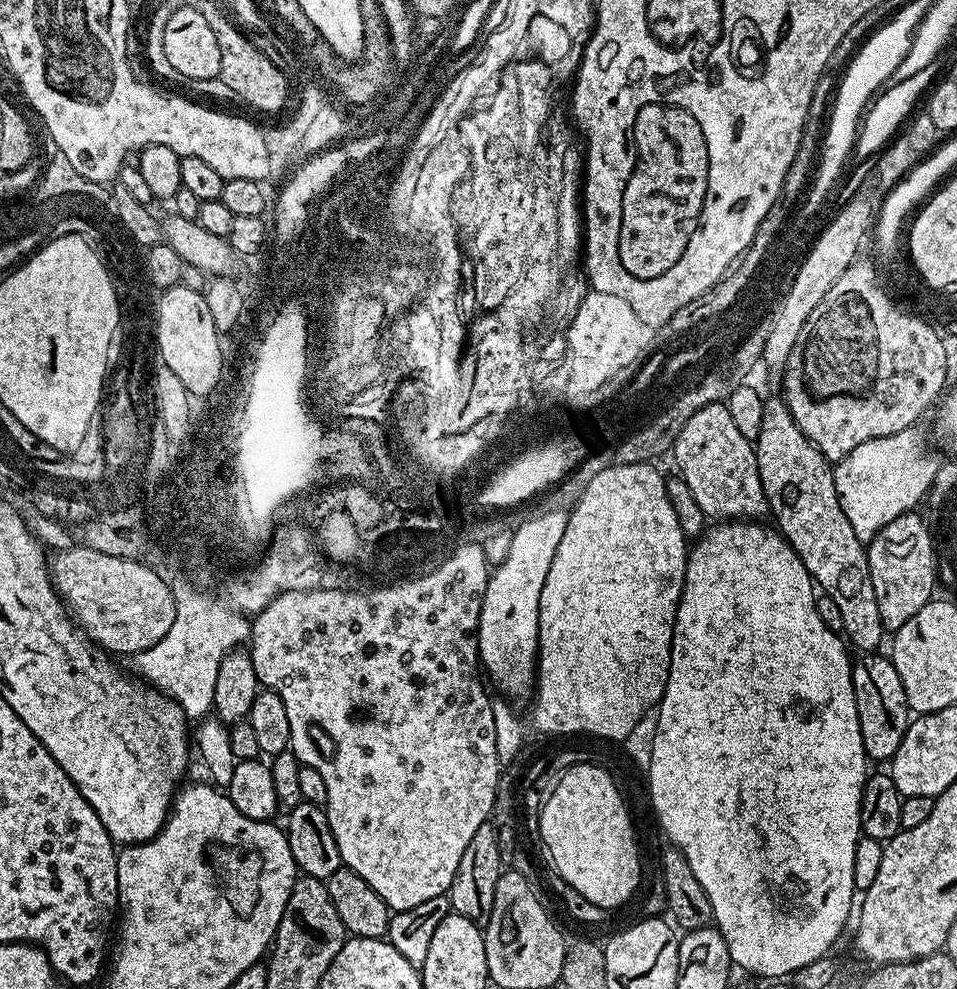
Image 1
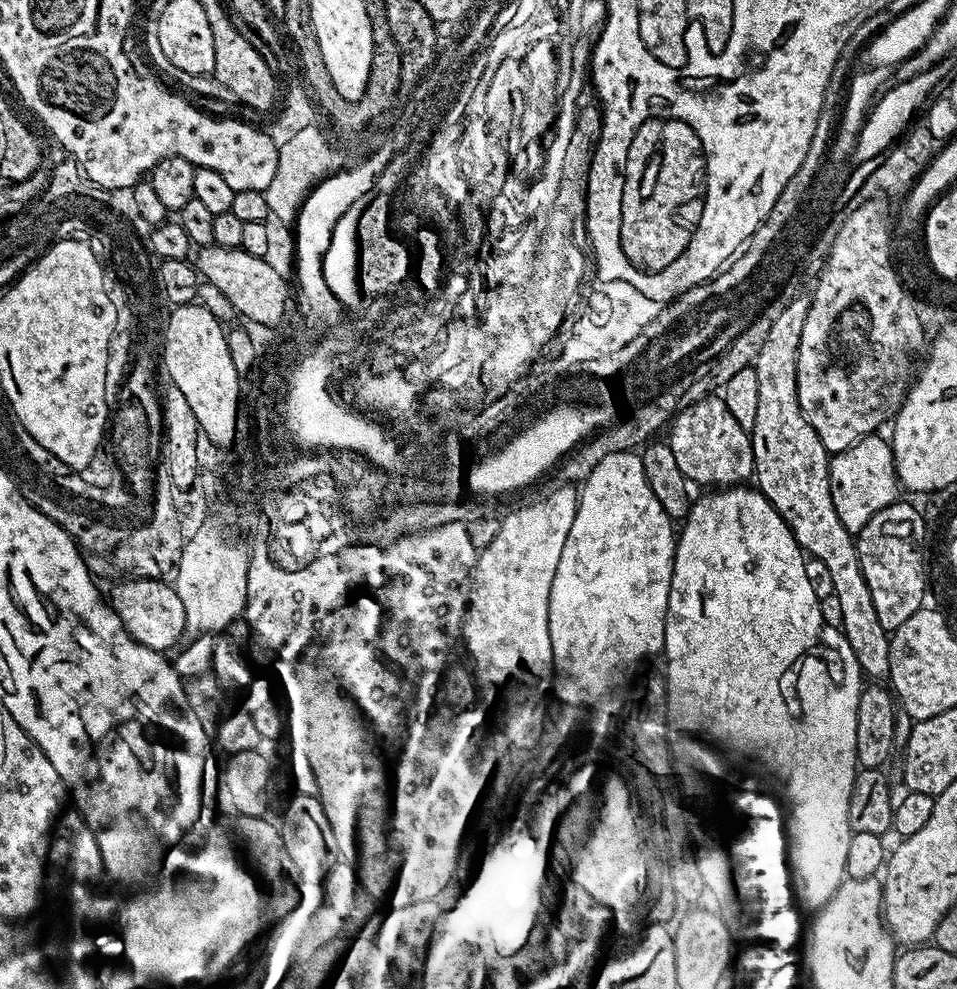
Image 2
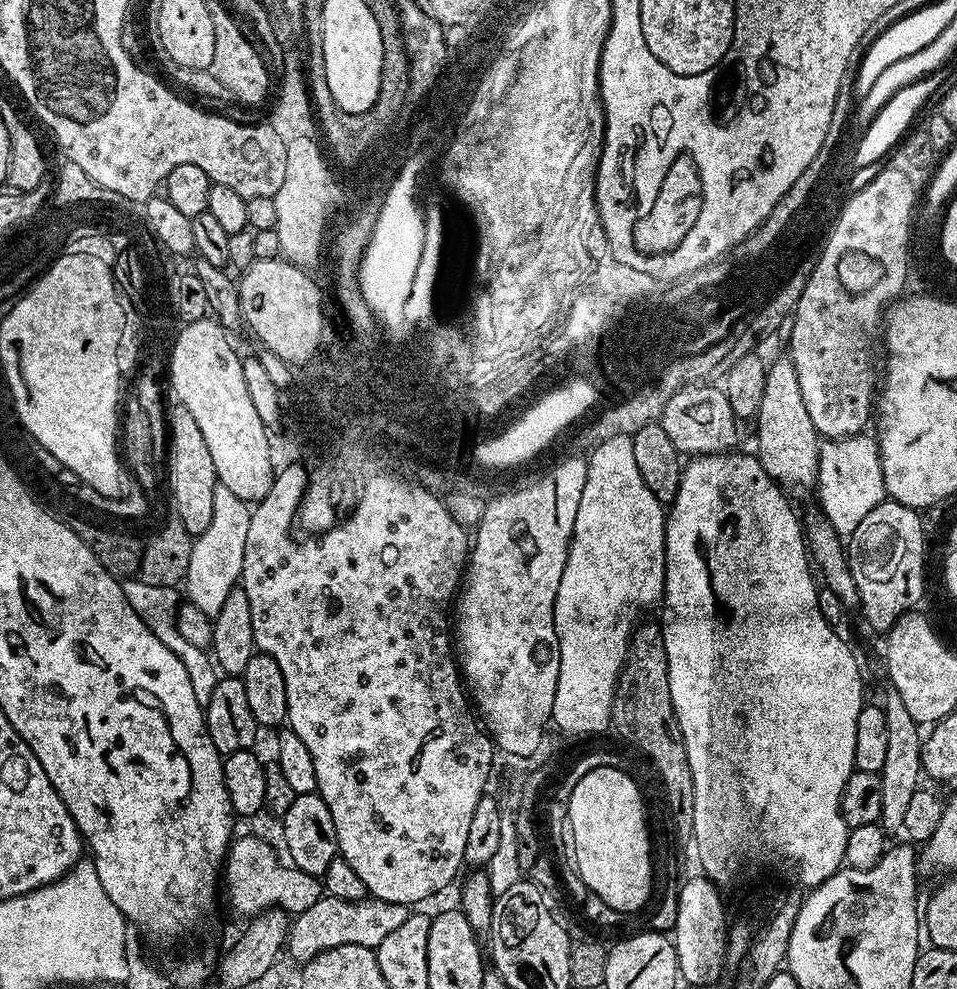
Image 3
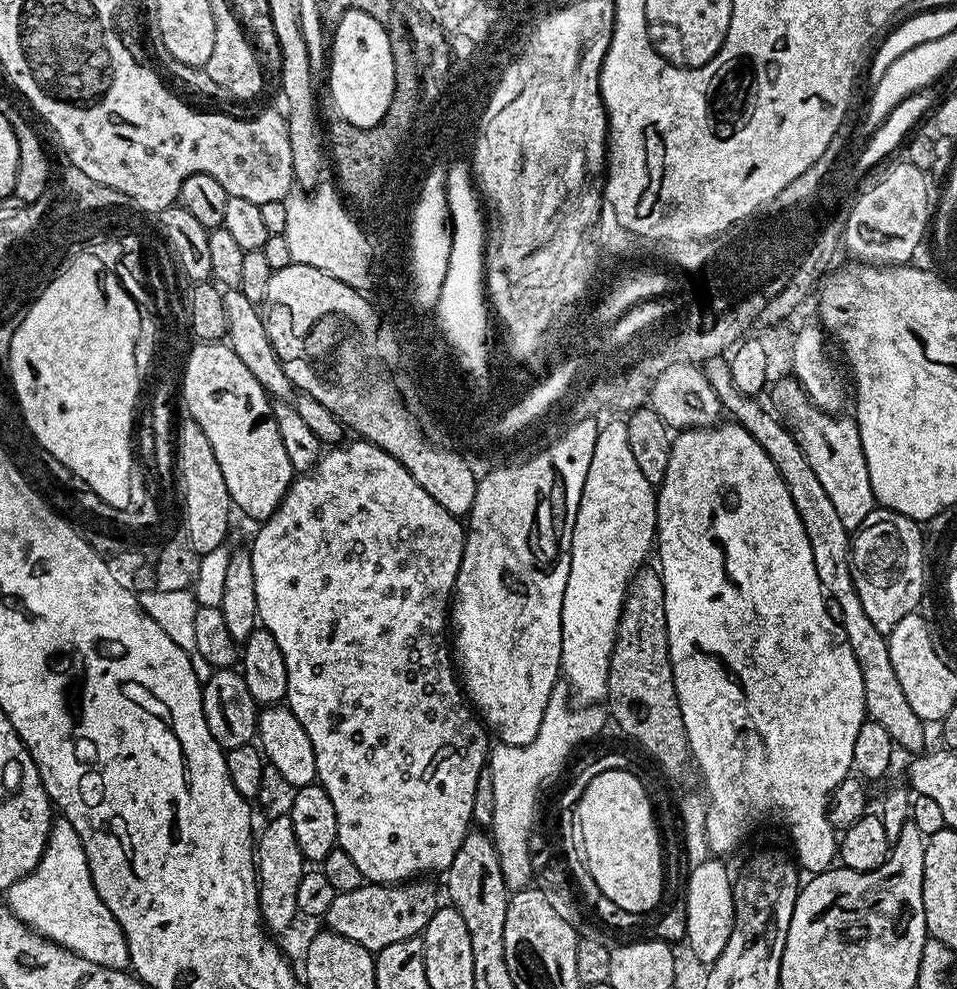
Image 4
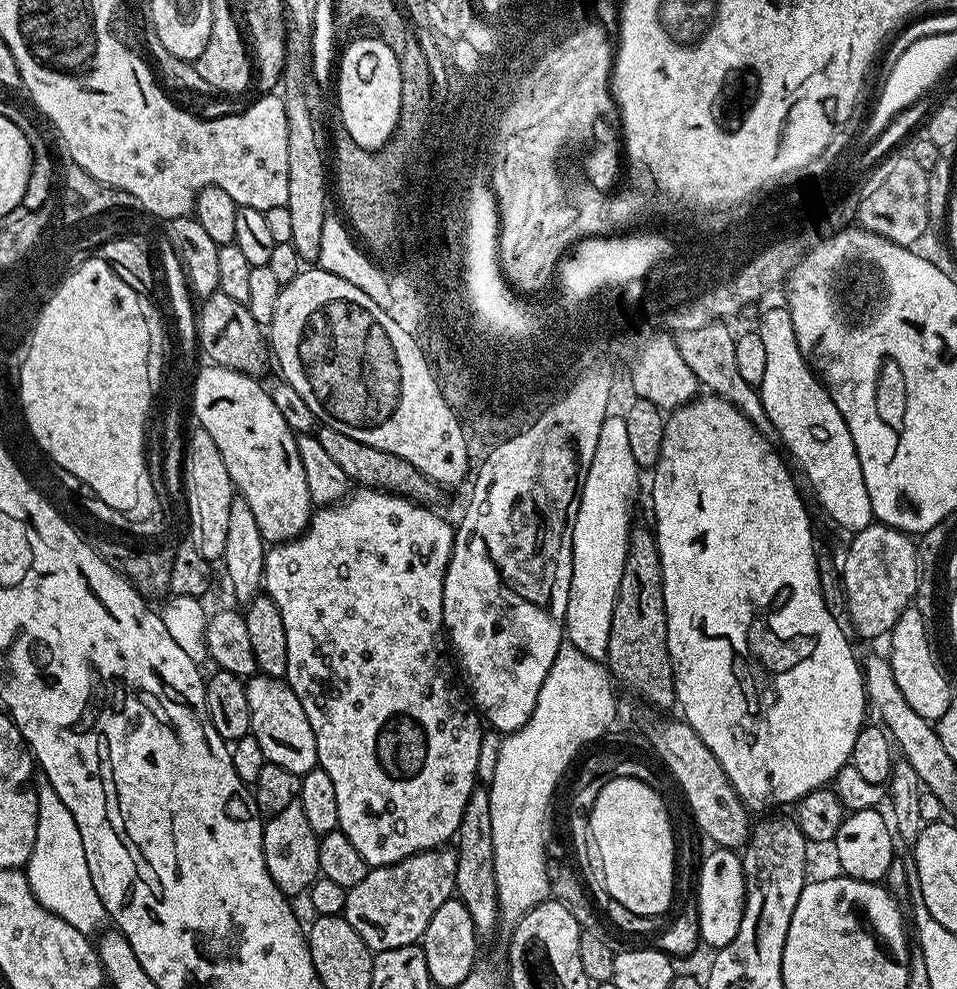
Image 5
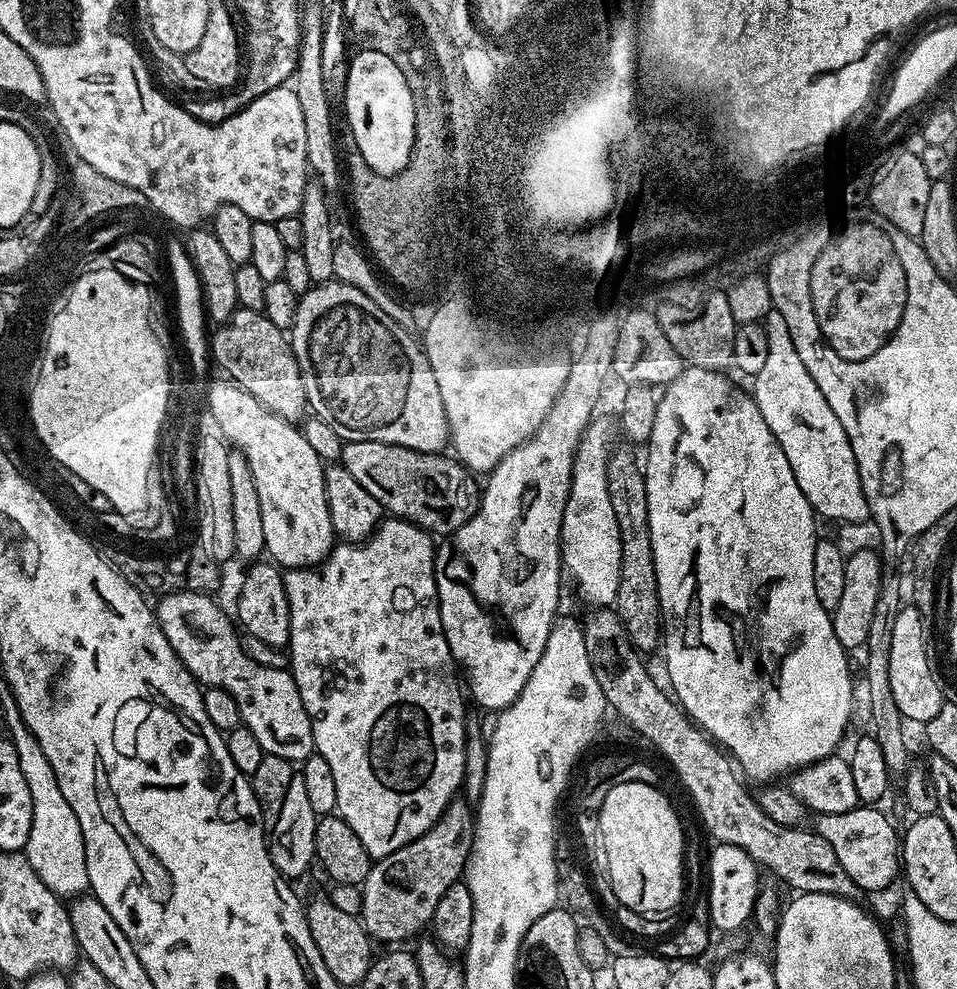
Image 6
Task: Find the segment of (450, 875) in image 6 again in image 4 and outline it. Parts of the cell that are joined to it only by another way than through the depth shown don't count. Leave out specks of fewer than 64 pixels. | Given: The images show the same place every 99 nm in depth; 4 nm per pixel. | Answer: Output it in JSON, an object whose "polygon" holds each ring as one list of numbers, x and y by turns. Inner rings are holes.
{"polygon":[[413,878,403,884,365,882,358,890,337,892,326,914,327,927,342,938,358,942,358,946,373,954,394,943,419,937,438,907,436,888,426,881,424,878]]}

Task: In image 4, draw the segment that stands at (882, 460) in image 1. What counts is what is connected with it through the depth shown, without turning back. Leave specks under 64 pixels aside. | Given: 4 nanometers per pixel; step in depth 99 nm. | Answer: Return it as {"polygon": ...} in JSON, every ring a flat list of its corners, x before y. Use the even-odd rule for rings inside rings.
{"polygon":[[787,379,771,385,772,396,780,403,785,416,783,419,798,442,798,446,802,446,806,454,806,462,810,462,818,482,822,482,830,502,834,502,834,507,842,518,842,526,855,530,864,521,866,514,872,512,876,504,870,486,870,474,866,470,862,438,858,434,855,419,840,420,844,418,837,418,833,413,823,412,821,408,810,402,810,398,804,393,797,380]]}

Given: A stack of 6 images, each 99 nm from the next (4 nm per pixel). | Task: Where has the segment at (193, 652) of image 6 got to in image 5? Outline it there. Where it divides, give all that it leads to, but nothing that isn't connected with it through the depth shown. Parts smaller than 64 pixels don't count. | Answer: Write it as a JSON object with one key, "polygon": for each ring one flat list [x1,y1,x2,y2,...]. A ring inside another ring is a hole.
{"polygon":[[256,674,246,687,252,715,251,735,258,738,265,761,282,766,282,770,290,770,290,774,298,777,317,767,316,739,310,718,306,718,306,710,302,710,302,702,298,702,298,694,294,694,287,679]]}

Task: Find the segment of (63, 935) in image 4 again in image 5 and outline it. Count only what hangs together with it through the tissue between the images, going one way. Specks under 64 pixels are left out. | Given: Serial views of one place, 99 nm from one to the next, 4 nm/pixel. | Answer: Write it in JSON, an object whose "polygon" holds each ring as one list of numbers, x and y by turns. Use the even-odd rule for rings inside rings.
{"polygon":[[37,783,35,790,38,798,38,830,34,850,26,865,28,884,47,912,53,912,74,926,74,930,85,934,95,933,101,927,99,924,105,923,106,913,102,898,98,898,98,890,94,890,94,878,90,878,90,866,86,862,86,849,82,847,82,834,78,834,78,822,74,822,74,814,66,810,66,802,58,798,48,783]]}

